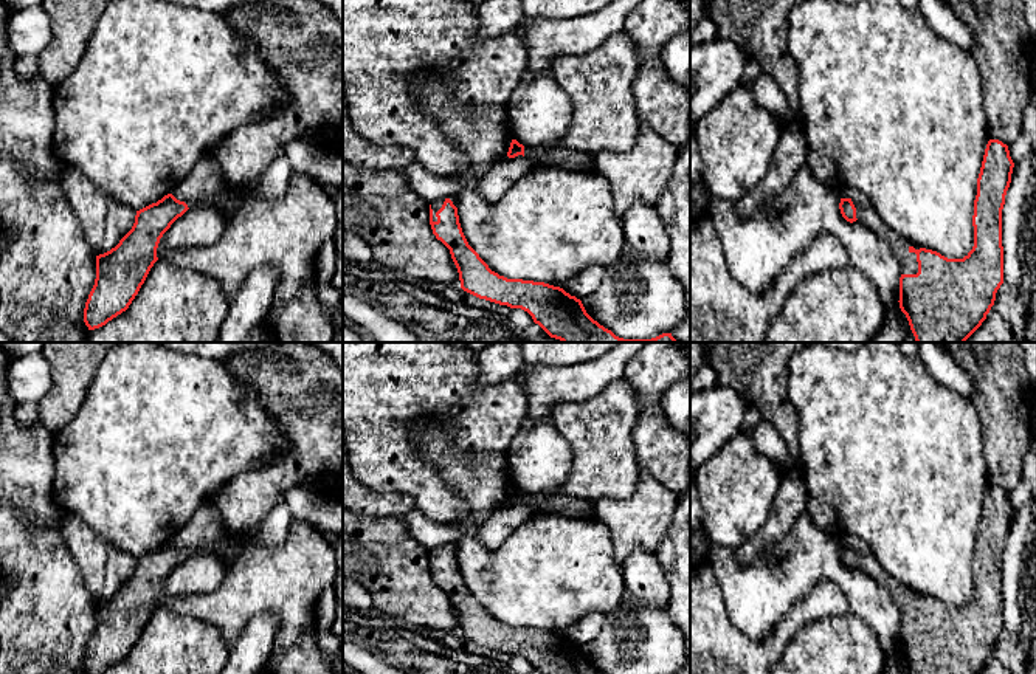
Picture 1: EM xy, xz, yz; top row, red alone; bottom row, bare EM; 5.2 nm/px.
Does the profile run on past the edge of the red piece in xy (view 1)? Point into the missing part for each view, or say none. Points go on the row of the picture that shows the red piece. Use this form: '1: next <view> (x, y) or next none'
1: next none

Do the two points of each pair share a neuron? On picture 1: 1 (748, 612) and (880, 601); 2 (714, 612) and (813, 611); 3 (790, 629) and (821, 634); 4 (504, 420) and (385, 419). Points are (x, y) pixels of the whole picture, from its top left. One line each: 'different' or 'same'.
1: same
2: same
3: different
4: same

